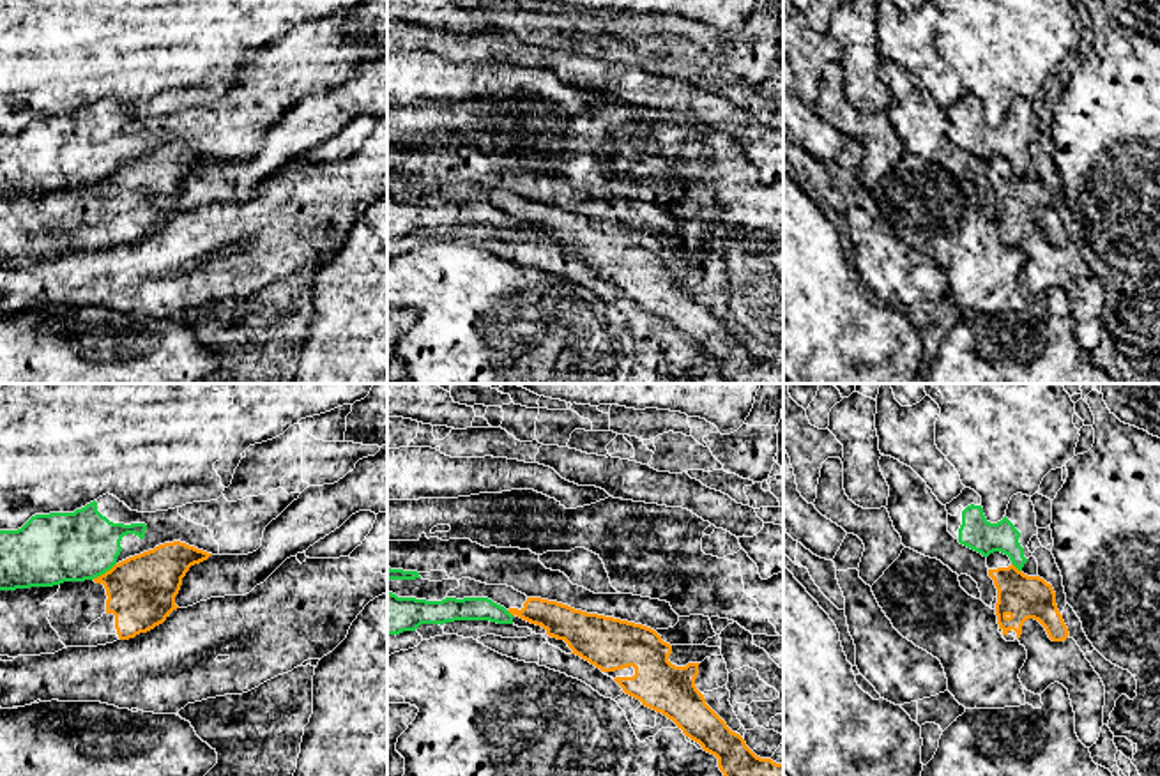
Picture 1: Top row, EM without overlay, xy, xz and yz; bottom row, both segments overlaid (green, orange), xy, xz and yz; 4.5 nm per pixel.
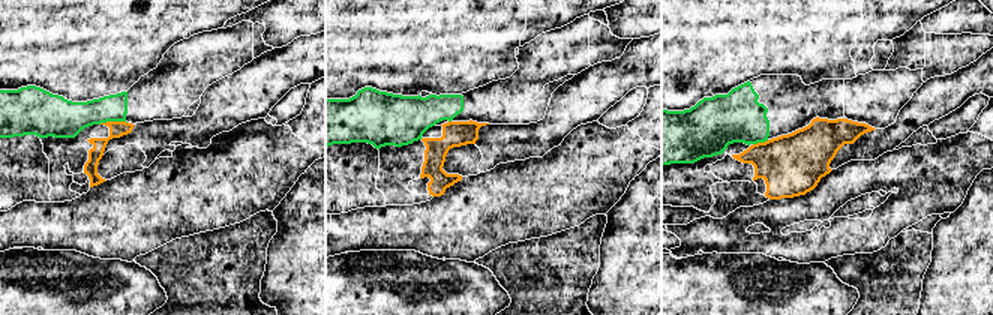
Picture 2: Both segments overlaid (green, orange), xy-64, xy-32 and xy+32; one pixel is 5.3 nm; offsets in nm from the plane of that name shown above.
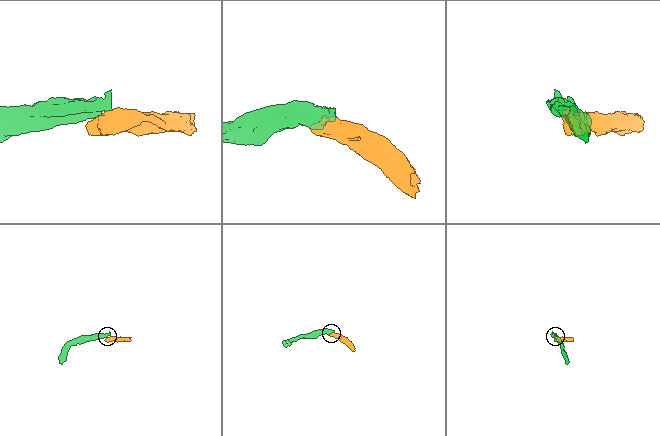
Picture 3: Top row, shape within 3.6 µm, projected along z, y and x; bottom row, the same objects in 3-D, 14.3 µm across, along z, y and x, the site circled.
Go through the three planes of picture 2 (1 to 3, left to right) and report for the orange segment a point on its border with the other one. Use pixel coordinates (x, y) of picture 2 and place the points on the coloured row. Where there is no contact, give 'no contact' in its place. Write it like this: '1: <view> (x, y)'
1: xy-64 (113, 120)
2: no contact
3: xy+32 (761, 141)

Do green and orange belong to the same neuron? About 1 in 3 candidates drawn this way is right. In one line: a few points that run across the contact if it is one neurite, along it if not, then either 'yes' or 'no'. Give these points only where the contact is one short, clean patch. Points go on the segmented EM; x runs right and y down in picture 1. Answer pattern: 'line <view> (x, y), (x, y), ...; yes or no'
line xy (115, 562), (92, 578); no

